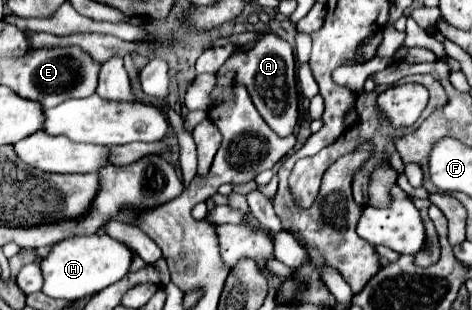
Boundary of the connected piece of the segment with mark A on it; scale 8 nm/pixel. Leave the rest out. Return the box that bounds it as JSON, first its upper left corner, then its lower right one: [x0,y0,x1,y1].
[220,35,300,137]

